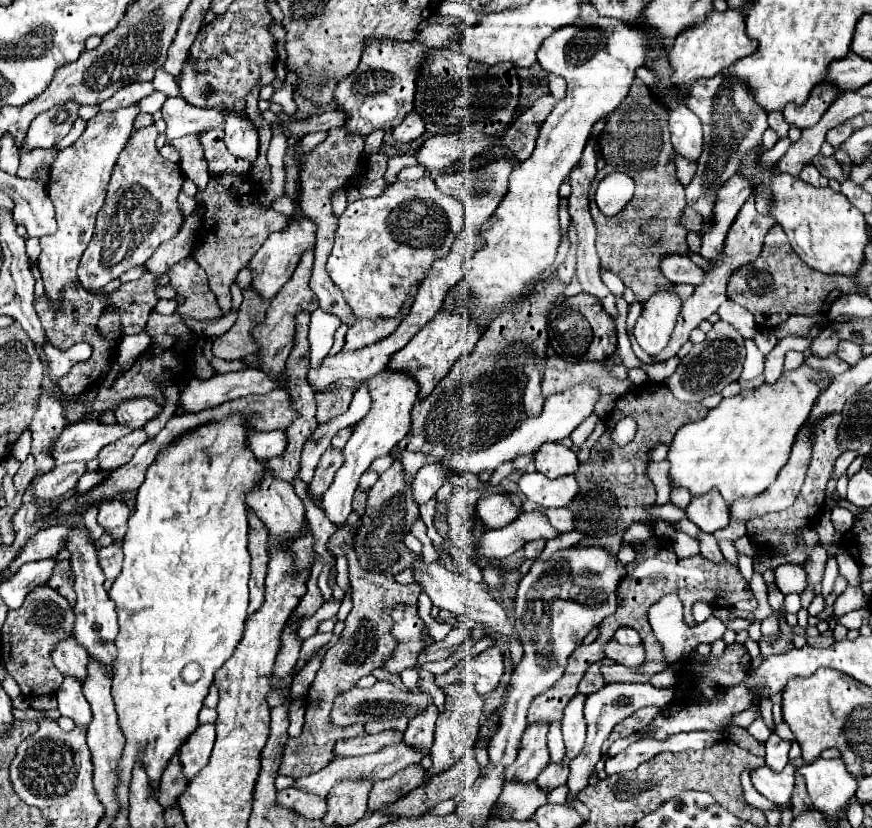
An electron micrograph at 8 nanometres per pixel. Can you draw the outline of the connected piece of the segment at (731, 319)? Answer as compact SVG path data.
M726 300L720 306L720 310L716 310L716 314L720 316L720 320L732 324L744 338L754 338L754 334L758 332L759 328L754 324L754 316L742 306L734 304L732 300Z

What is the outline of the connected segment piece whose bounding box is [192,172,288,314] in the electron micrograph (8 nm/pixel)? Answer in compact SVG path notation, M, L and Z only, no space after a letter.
M236 172L210 174L208 186L196 194L196 202L200 202L204 208L202 214L204 230L198 232L196 242L200 246L194 248L192 258L206 272L208 286L216 294L222 314L228 314L232 304L230 286L236 280L238 272L248 266L250 258L258 252L258 248L272 232L288 228L288 218L276 212L274 208L264 208L260 202L260 190L252 182L246 182L246 174Z

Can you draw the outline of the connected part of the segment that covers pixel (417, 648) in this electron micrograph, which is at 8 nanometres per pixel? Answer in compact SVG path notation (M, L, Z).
M396 604L392 608L392 638L396 640L394 654L382 664L390 674L398 674L416 664L418 654L434 642L432 636L424 636L424 620L418 614L418 604Z

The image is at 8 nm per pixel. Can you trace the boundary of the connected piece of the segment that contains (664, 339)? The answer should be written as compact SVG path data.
M658 290L642 304L642 314L634 326L634 336L646 354L658 354L668 344L680 314L680 306L680 296L670 290Z

